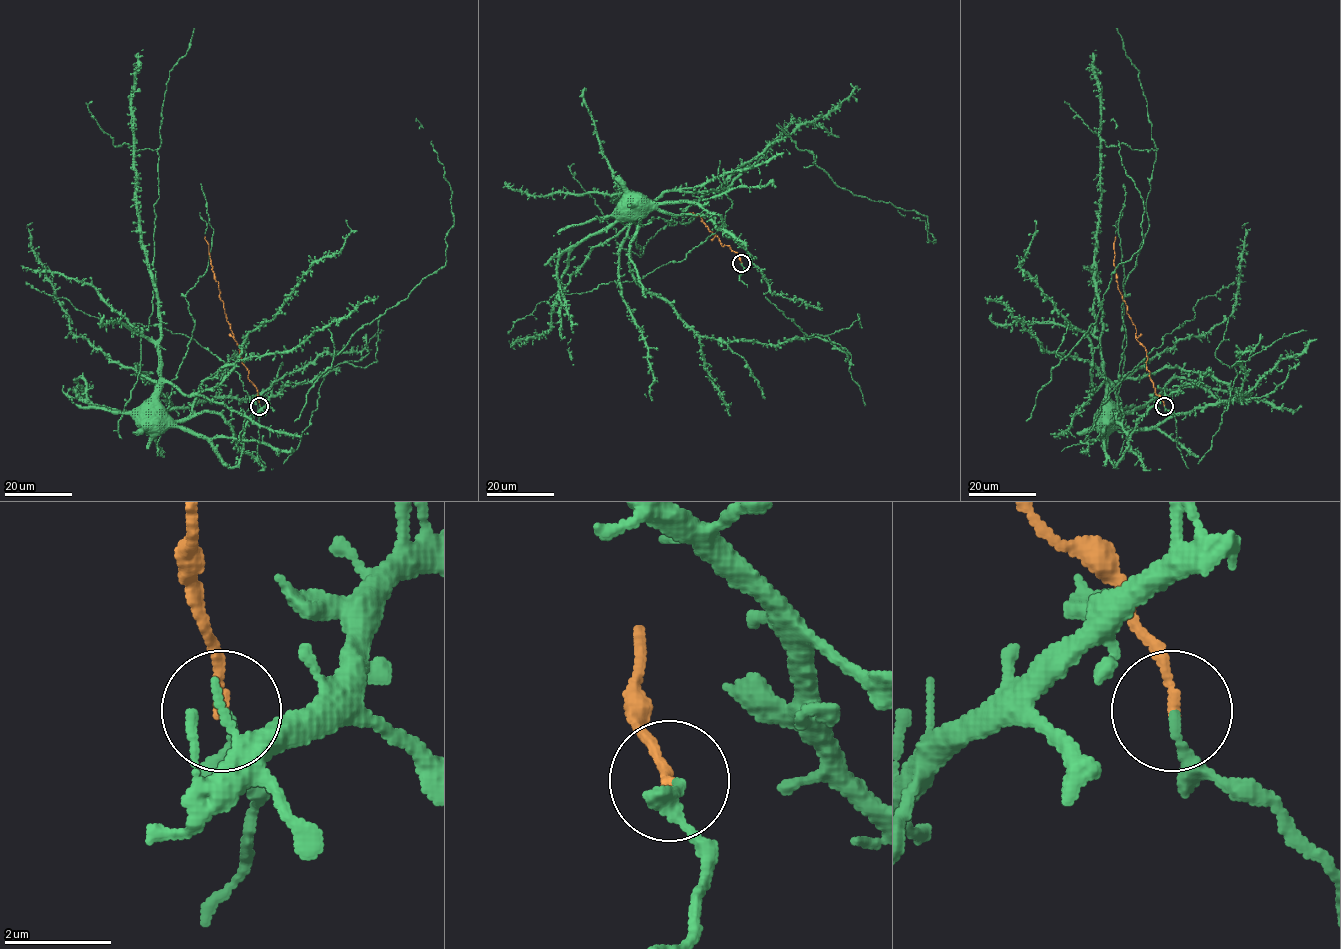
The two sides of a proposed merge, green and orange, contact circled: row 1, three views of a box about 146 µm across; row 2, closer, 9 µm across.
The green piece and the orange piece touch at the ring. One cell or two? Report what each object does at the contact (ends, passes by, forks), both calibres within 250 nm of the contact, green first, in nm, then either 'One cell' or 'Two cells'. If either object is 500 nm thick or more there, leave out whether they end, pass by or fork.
At the ring green ends. At the ring orange ends. Thickness 170 nm (green) against 200 nm. One cell

